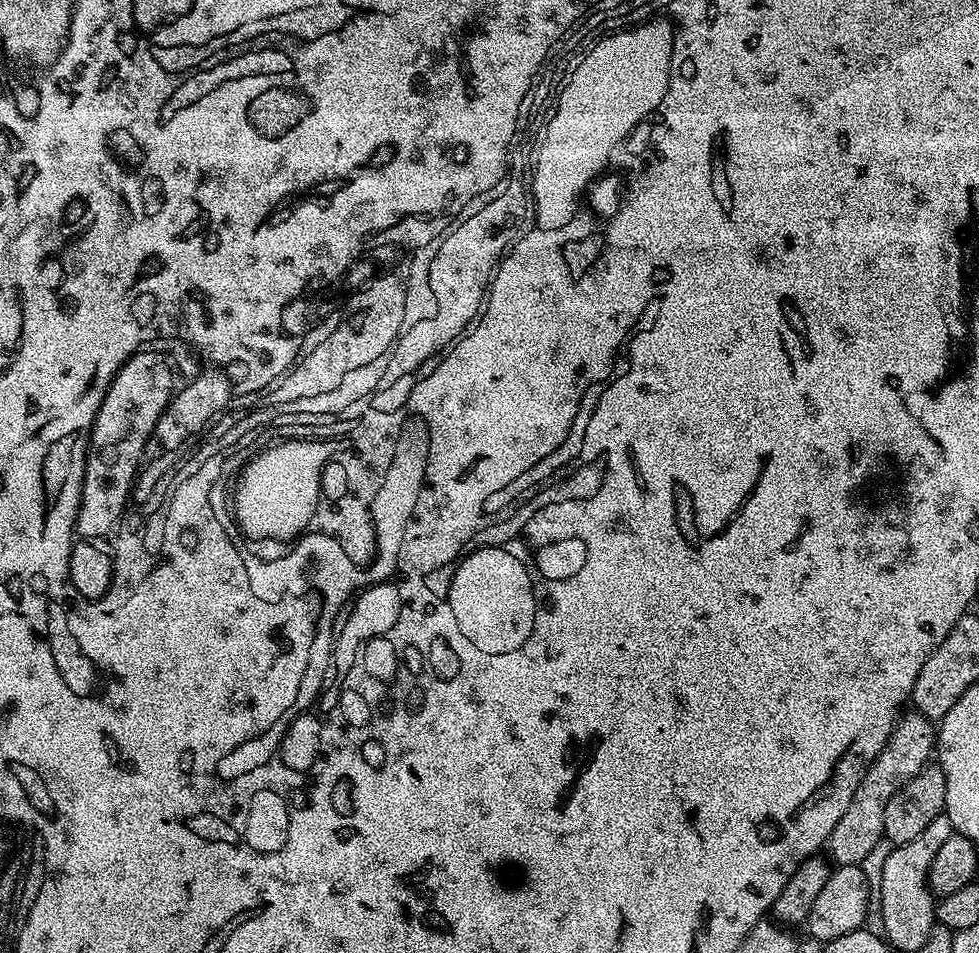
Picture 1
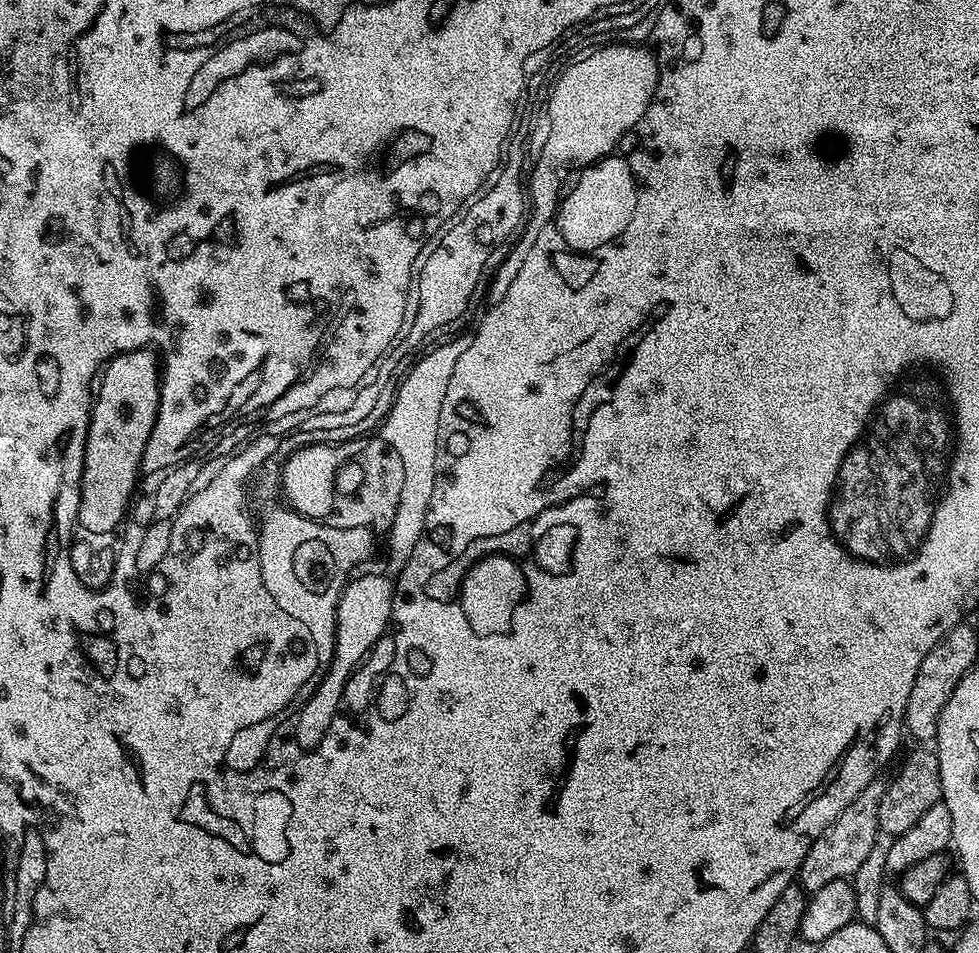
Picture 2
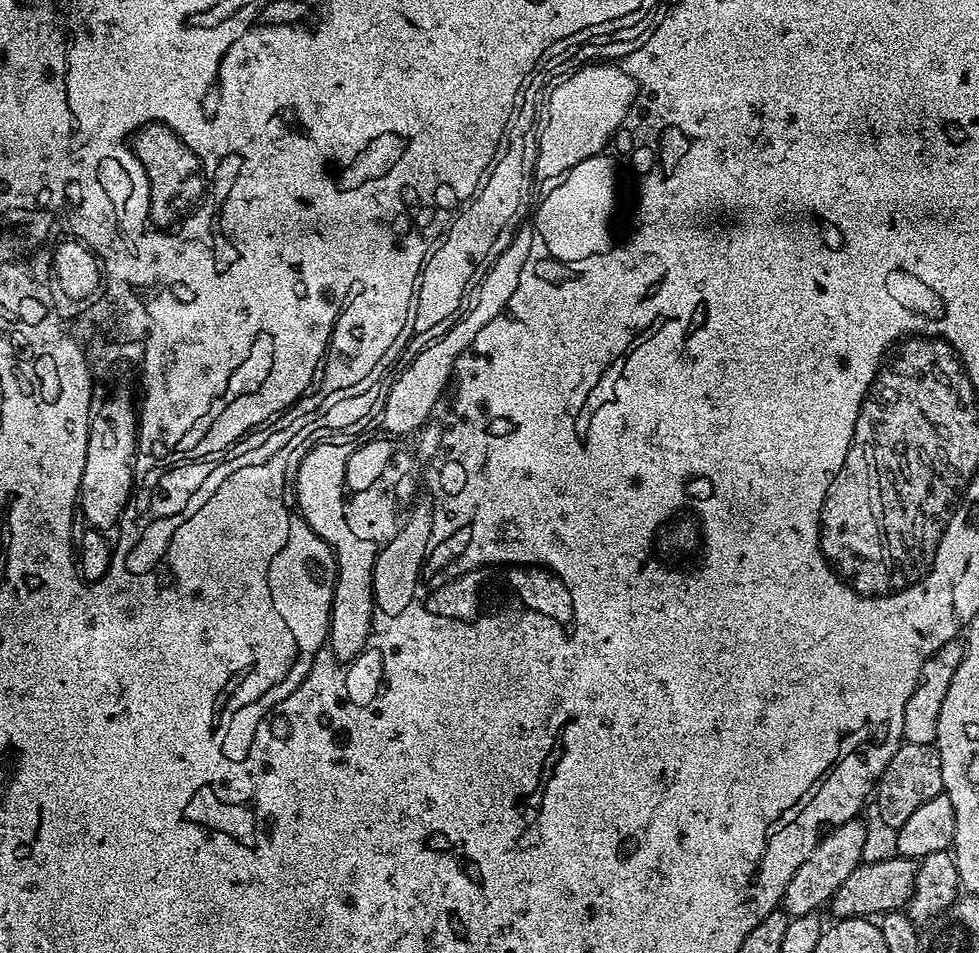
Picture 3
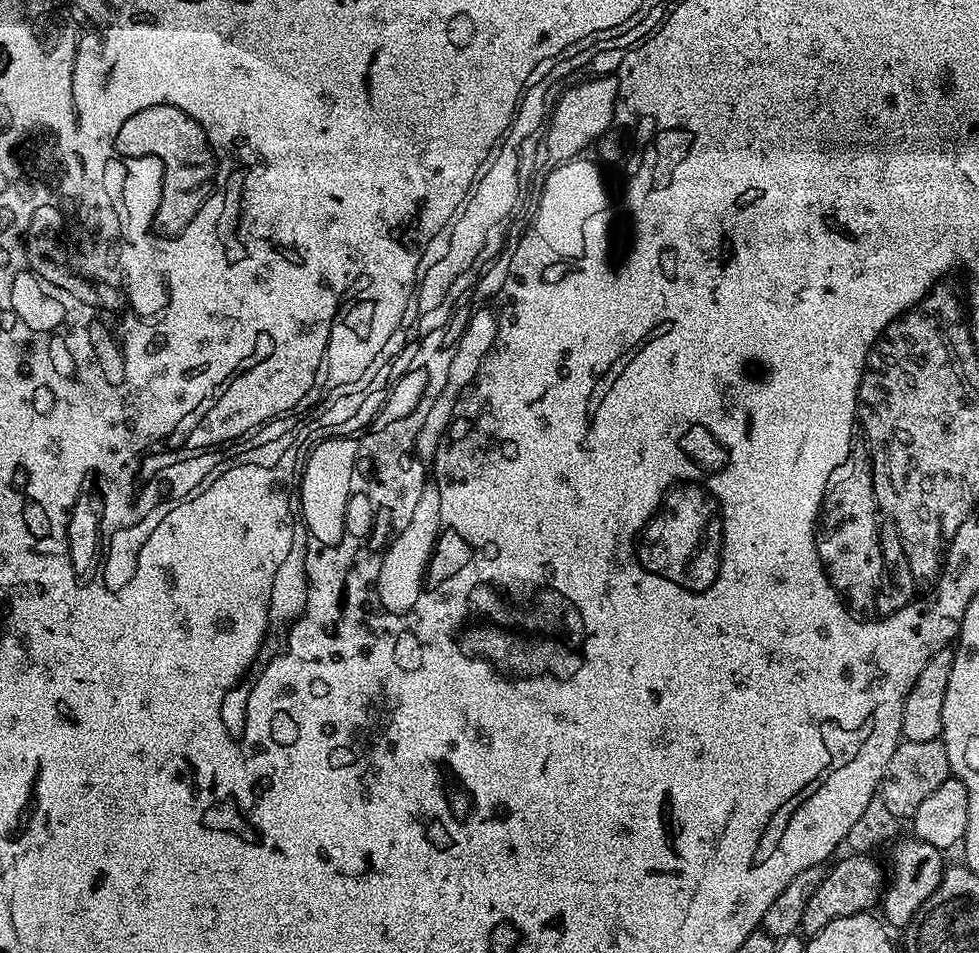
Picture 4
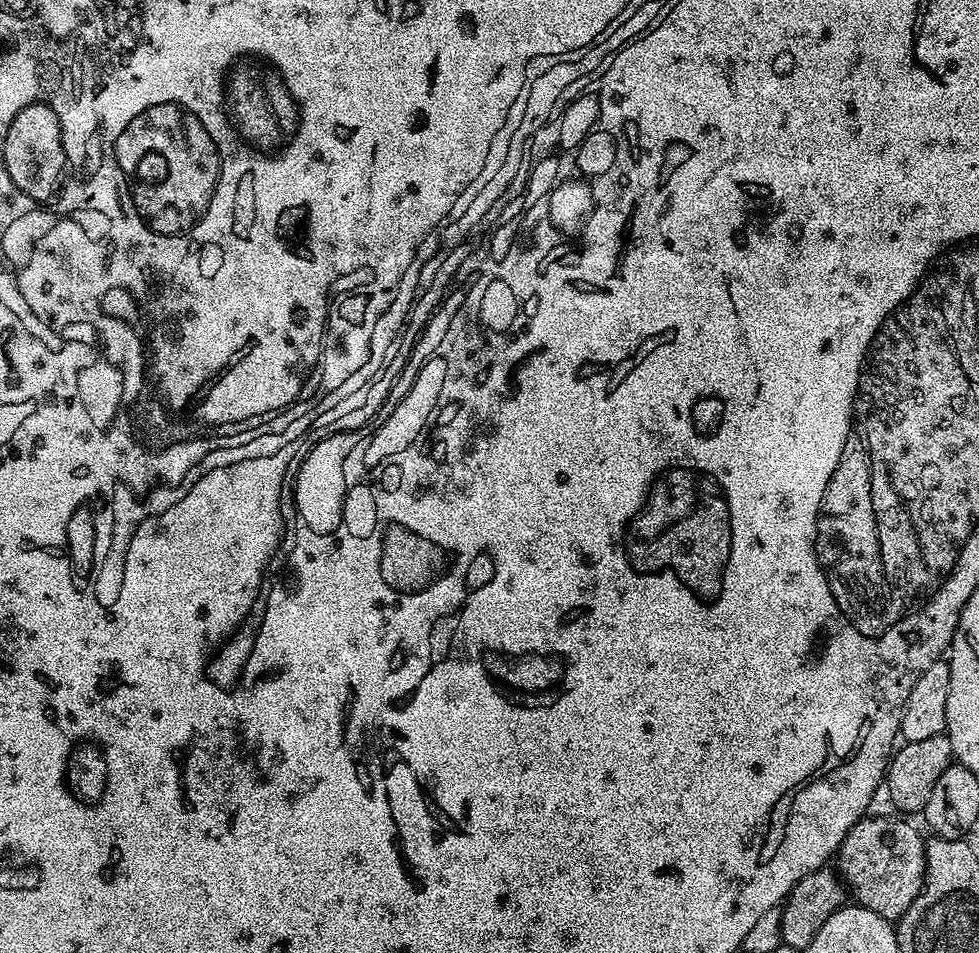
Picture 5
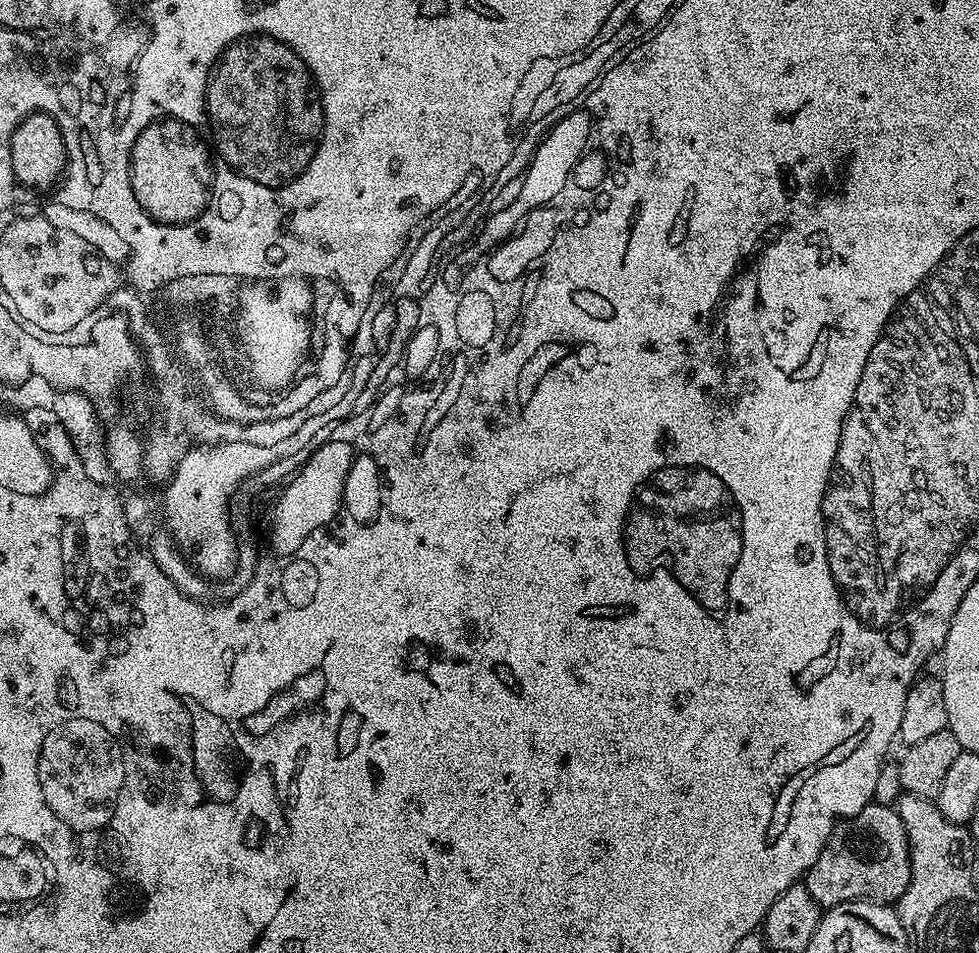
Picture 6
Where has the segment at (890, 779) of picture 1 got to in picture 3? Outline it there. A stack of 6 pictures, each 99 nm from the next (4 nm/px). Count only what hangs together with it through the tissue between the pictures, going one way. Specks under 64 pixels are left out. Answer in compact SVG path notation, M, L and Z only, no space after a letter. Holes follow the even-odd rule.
M857 818L847 820L845 824L840 824L837 828L831 829L824 833L818 846L794 870L794 878L790 878L790 886L786 886L784 899L782 901L783 911L787 912L789 917L805 916L811 912L819 913L820 907L827 905L832 896L854 874L854 870L860 865L863 858L863 846L866 839L866 826L863 819Z

